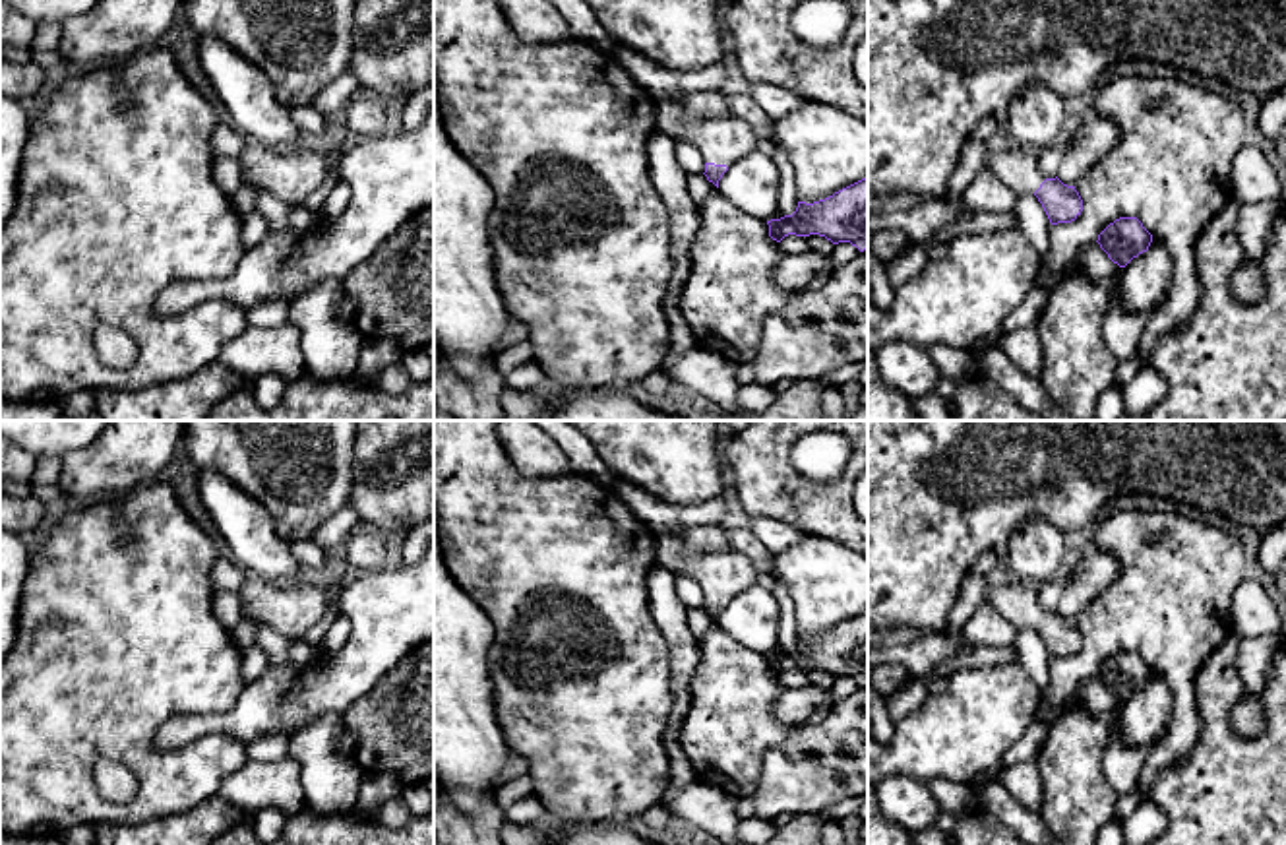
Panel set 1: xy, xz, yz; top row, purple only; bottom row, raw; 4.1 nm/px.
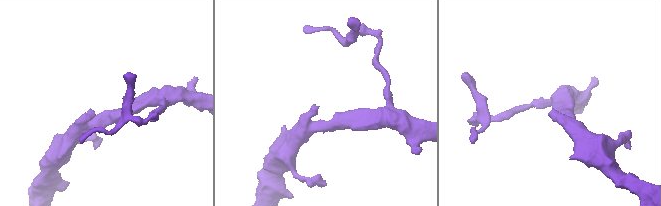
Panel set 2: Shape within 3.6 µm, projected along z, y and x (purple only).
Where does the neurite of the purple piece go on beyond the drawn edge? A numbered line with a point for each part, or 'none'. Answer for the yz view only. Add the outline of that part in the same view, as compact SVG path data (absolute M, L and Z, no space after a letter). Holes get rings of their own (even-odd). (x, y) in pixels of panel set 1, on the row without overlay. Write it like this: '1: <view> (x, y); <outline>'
1: yz (1017, 601); M1025 581L992 583L988 601L1019 632L1034 628L1046 614L1038 603L1038 587Z

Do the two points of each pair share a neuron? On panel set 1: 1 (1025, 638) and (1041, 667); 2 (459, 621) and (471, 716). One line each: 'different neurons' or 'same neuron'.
1: same neuron
2: same neuron

